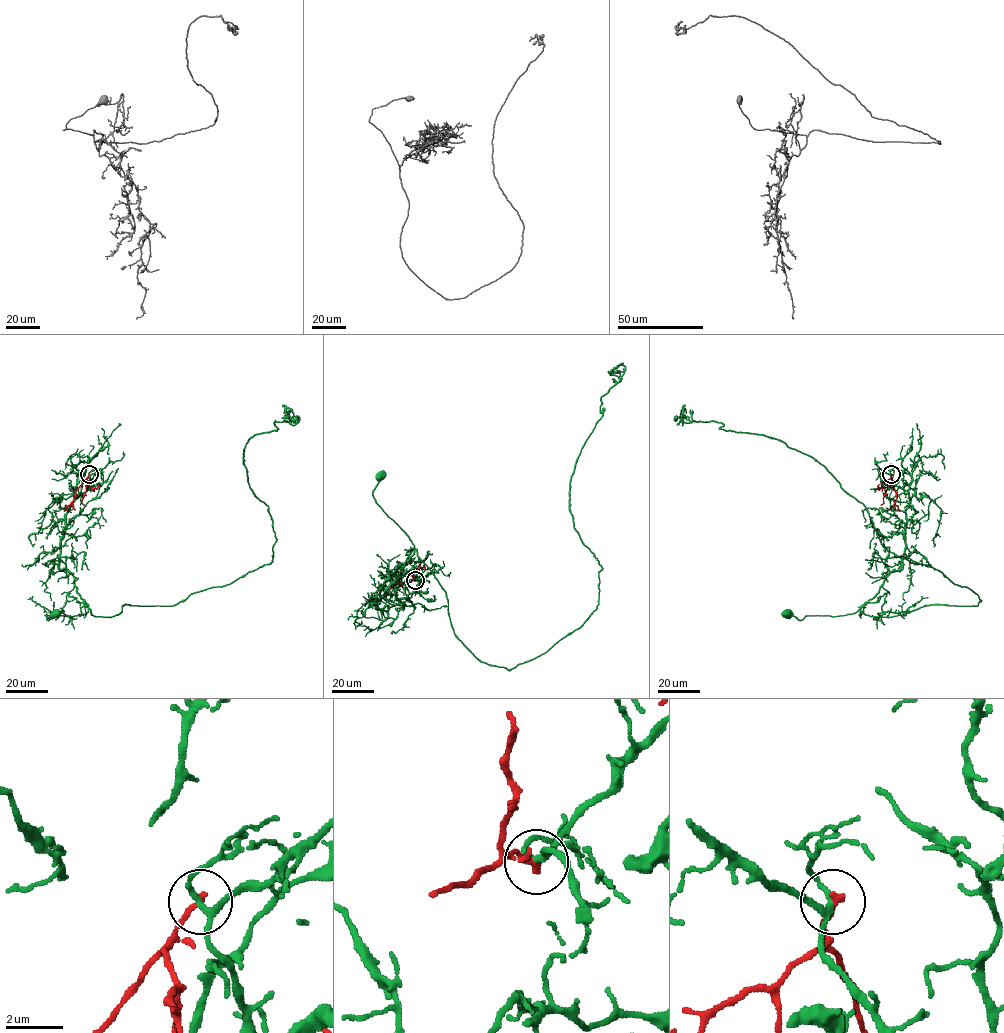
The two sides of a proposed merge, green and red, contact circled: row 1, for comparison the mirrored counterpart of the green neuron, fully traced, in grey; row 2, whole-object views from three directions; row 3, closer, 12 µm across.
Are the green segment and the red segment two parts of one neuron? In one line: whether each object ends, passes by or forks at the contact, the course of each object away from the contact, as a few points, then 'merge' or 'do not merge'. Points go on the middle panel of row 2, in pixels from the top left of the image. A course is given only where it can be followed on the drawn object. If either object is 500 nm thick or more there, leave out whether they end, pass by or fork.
green forks; red ends; course green (415, 580), (418, 584), (406, 597), (385, 592), (400, 575), (414, 553), (414, 545), (373, 496), (381, 476); course red (415, 580), (394, 585); do not merge

